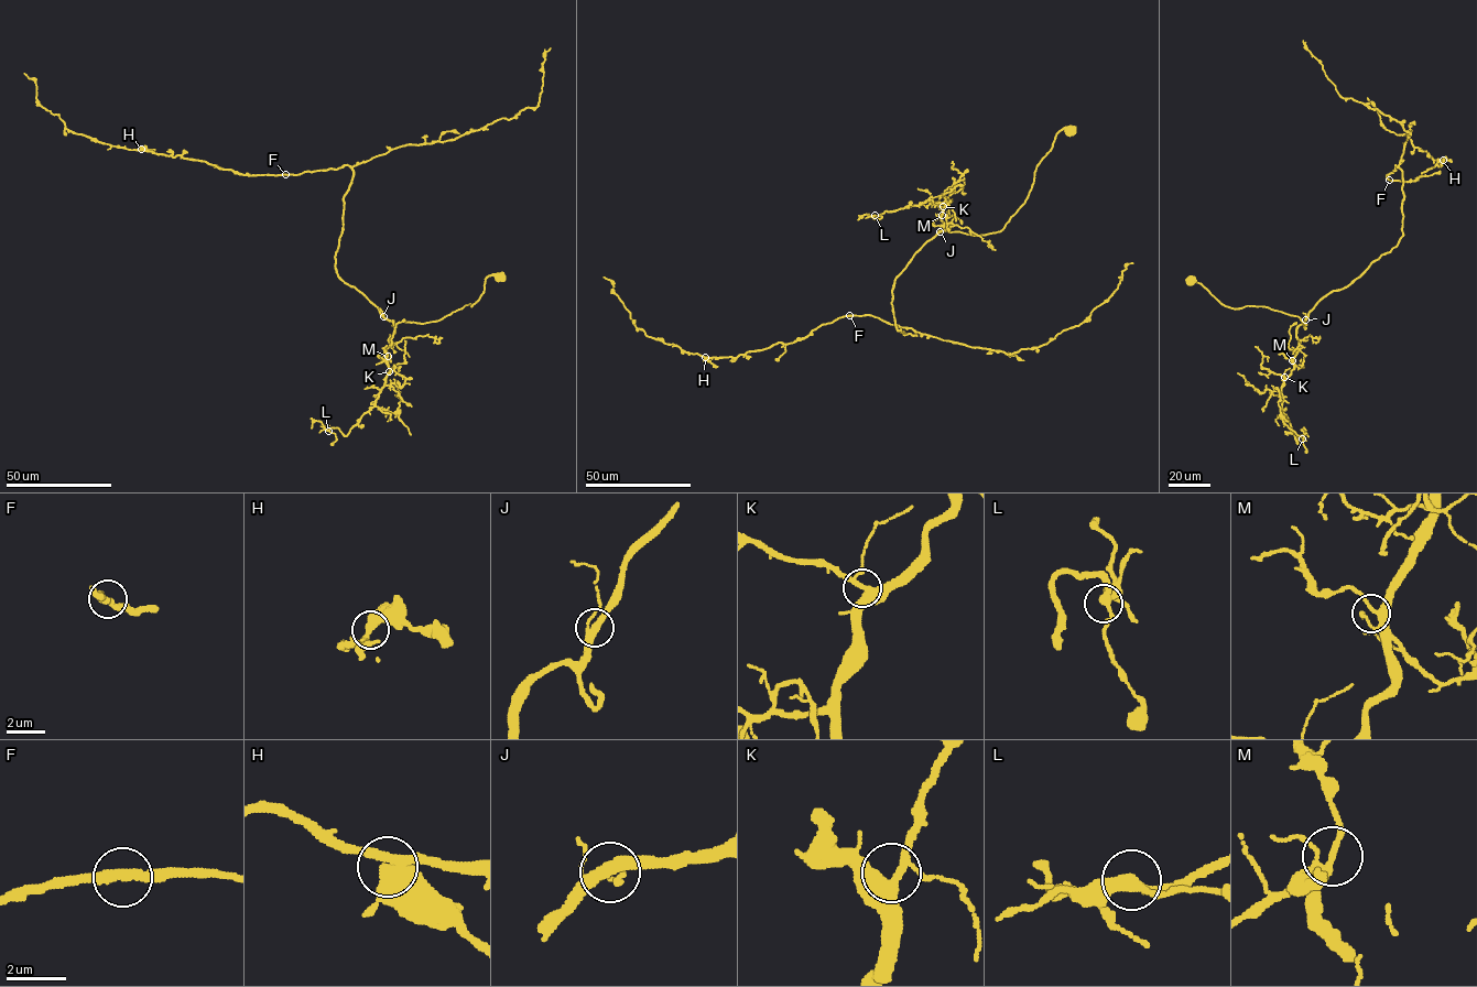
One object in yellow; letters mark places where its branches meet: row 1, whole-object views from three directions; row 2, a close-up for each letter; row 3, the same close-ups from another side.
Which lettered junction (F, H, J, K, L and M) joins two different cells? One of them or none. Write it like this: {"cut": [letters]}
{"cut": []}

